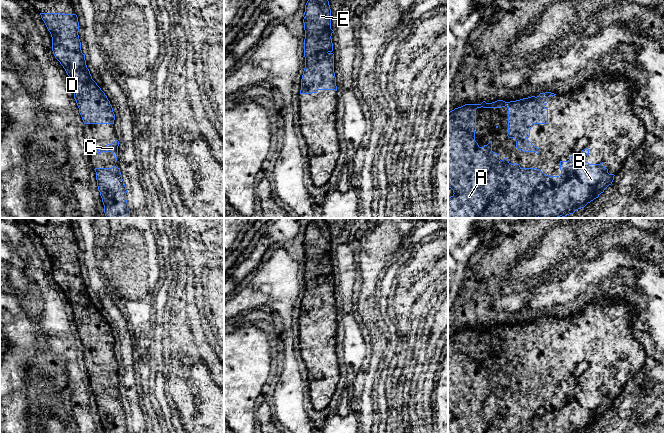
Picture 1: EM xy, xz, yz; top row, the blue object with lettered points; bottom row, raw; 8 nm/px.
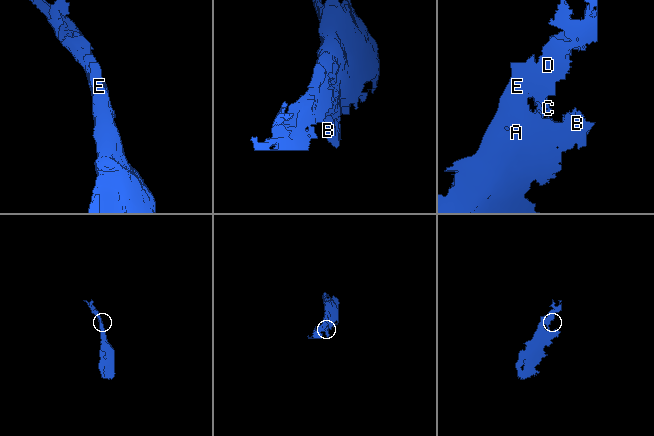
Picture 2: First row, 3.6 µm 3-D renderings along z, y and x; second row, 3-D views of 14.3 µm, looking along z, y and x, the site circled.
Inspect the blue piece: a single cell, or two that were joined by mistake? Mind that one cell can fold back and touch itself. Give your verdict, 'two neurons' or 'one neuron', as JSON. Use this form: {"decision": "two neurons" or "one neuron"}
{"decision": "one neuron"}

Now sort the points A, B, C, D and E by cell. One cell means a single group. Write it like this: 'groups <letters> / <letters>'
groups A B C D E

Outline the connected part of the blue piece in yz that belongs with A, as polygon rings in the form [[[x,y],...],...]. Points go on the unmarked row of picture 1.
[[[551,316],[540,317],[537,321],[531,320],[516,325],[505,326],[497,324],[492,327],[483,325],[481,328],[465,328],[448,337],[448,412],[453,414],[453,419],[448,422],[448,433],[581,433],[588,427],[598,422],[604,414],[612,408],[614,398],[609,398],[604,387],[589,388],[582,383],[582,379],[589,379],[589,373],[585,372],[579,380],[571,380],[568,385],[560,385],[561,398],[550,400],[537,392],[521,392],[519,388],[511,388],[507,382],[500,384],[500,379],[492,375],[492,365],[480,371],[475,365],[476,333],[477,332],[502,332],[508,330],[508,358],[514,362],[516,372],[523,376],[535,376],[540,373],[535,371],[527,361],[533,348],[548,347],[548,333],[544,331],[548,327],[549,320],[555,320]]]

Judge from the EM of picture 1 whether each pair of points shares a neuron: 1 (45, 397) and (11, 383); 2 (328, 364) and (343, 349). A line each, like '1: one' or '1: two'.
1: two
2: two

